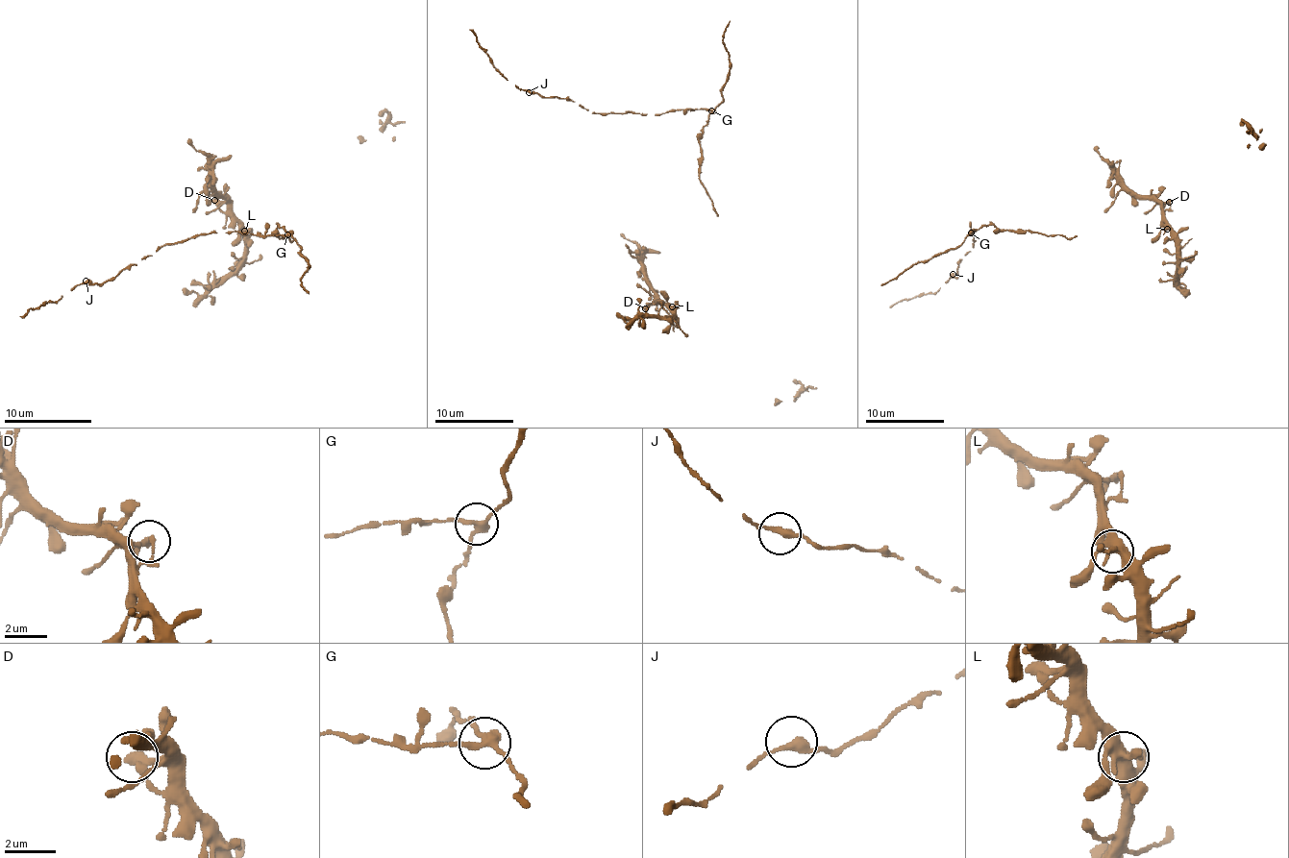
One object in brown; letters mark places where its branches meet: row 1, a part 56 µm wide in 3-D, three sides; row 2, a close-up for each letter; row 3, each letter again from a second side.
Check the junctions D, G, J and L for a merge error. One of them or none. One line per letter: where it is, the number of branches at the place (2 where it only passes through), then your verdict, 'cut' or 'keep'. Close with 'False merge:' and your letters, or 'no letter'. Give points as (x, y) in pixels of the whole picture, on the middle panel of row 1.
D: place (645, 308); branches 2; keep
G: place (711, 110); branches 3; cut
J: place (529, 92); branches 2; keep
L: place (672, 306); branches 3; keep
False merge: G

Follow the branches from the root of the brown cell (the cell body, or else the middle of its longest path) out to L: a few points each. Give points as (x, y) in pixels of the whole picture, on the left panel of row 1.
L: (214, 191), (230, 205), (230, 215), (244, 231)

